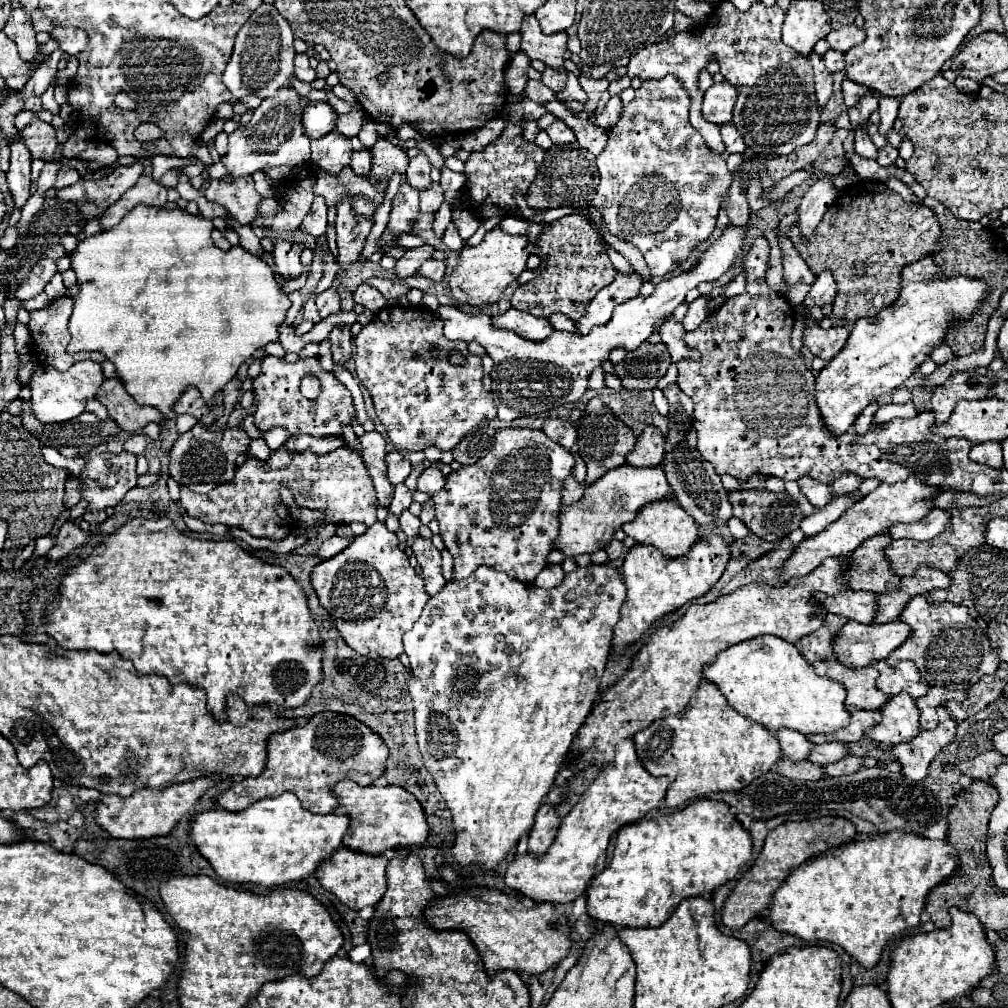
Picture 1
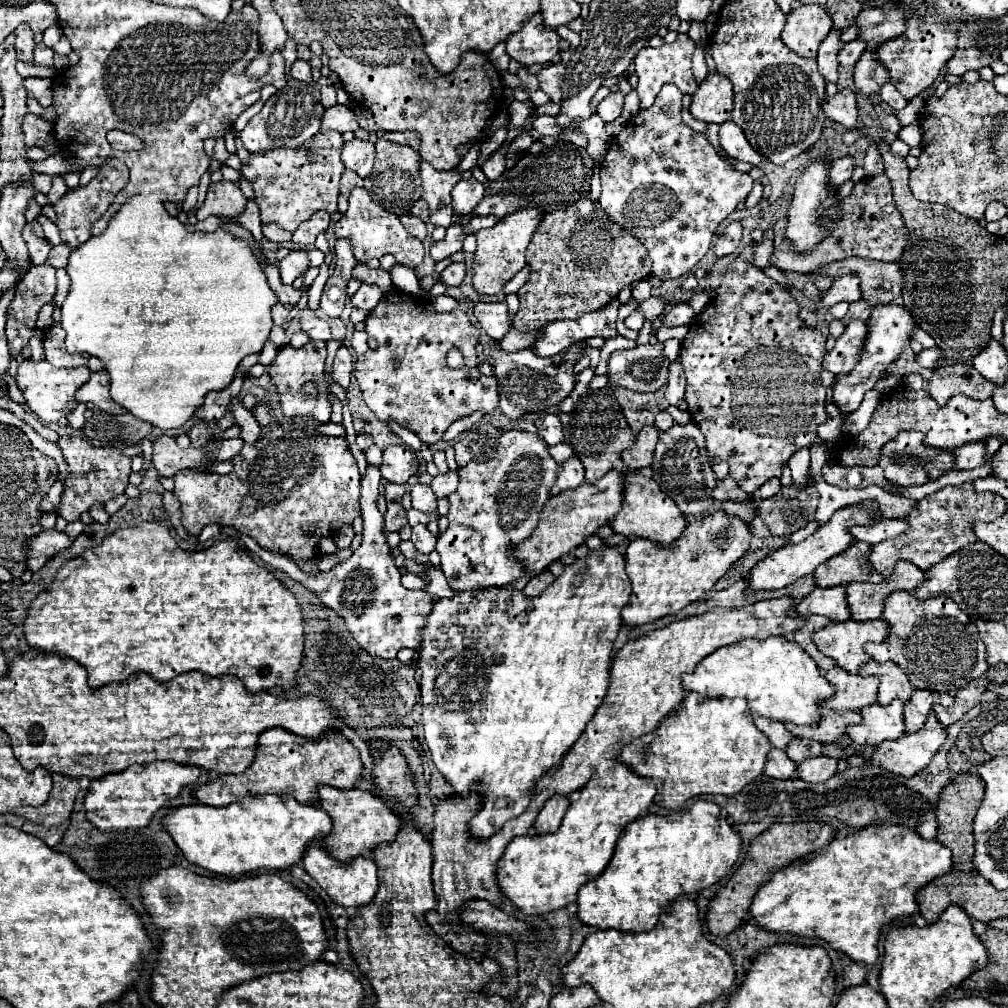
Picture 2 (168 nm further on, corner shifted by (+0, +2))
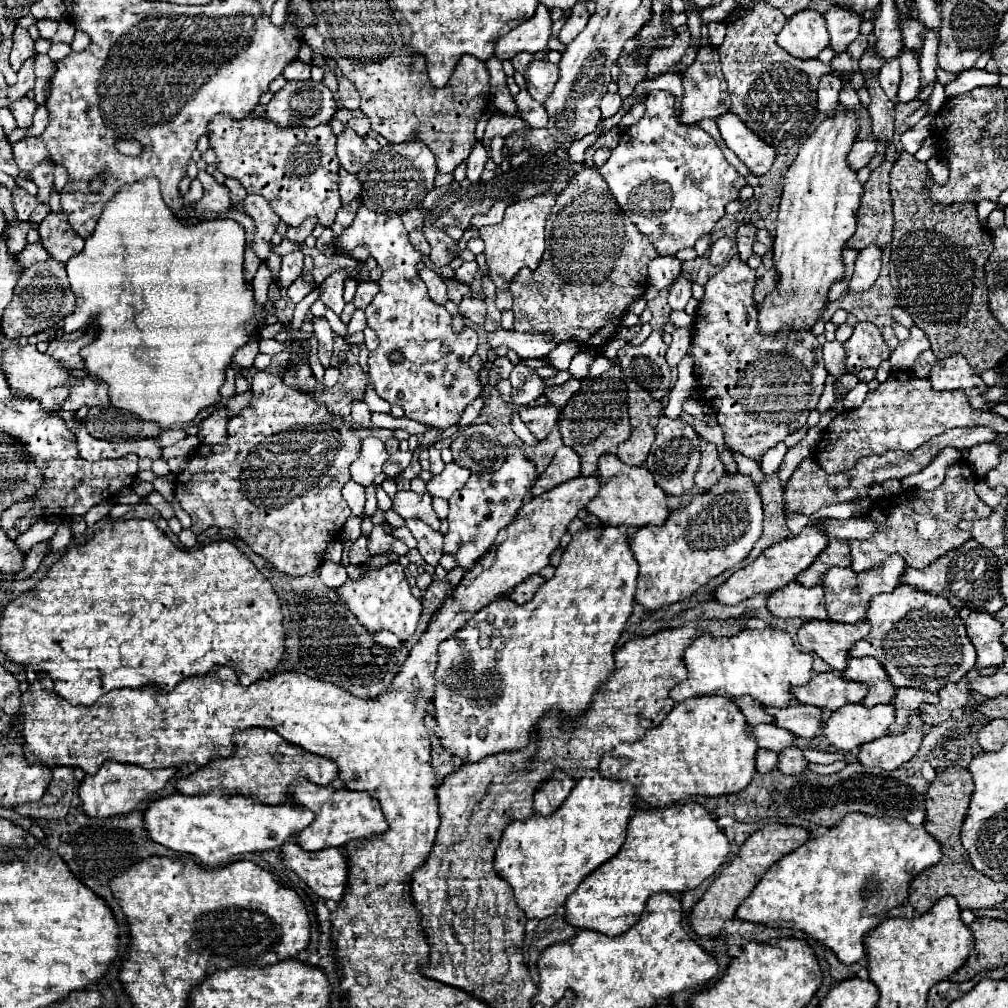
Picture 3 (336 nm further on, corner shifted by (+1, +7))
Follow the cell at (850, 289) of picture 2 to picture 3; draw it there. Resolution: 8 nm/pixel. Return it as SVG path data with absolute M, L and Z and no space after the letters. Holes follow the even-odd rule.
M865 247L863 251L859 251L855 261L855 273L849 281L847 291L849 293L867 291L879 277L879 269L881 269L881 251L877 247Z

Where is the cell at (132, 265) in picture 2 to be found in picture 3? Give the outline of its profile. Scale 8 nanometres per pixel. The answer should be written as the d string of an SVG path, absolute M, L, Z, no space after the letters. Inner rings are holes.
M145 179L143 183L137 181L137 183L131 183L131 185L125 185L105 205L93 235L89 235L85 239L83 251L77 253L75 257L71 257L65 265L67 275L69 275L69 283L71 283L71 289L73 289L77 301L75 301L73 313L69 313L69 317L65 317L65 327L63 329L67 333L73 333L73 331L81 331L83 325L87 325L87 329L83 333L95 331L95 339L89 345L85 345L79 351L79 355L83 357L85 369L89 371L89 375L93 375L97 379L103 379L109 385L109 399L115 407L119 407L123 411L131 411L145 421L155 421L161 429L171 429L173 425L181 427L185 423L191 423L201 409L219 403L219 399L221 399L219 389L225 383L225 369L231 365L233 355L247 343L247 339L259 337L261 321L267 315L267 309L255 301L253 283L249 283L245 279L243 255L245 255L245 229L237 221L233 221L233 219L213 219L213 221L201 221L197 225L181 225L179 219L165 205L157 179Z

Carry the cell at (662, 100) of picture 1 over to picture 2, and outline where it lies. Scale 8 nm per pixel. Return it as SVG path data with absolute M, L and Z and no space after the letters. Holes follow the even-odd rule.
M666 84L656 102L634 116L628 126L612 142L602 168L602 208L630 234L638 236L654 262L652 274L660 280L680 278L690 272L708 252L718 224L736 210L736 204L746 200L754 180L748 174L736 172L724 162L704 134L690 130L682 118L682 92L674 84ZM642 188L658 188L674 196L674 212L662 224L630 224L626 216L626 200Z

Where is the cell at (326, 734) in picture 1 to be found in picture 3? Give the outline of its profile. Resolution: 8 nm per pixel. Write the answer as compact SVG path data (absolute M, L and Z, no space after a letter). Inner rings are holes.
M255 727L239 731L235 735L235 743L237 743L237 753L233 755L233 759L213 759L213 763L201 767L197 773L179 779L177 791L185 795L221 791L221 793L245 795L265 805L281 805L291 799L289 785L293 785L293 781L299 777L305 777L317 785L331 785L339 777L337 765L331 759L313 755L305 749L299 749L297 745L287 743L273 729Z

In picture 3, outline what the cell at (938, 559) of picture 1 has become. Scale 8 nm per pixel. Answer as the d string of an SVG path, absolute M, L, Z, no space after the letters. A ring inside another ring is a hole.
M965 461L953 465L945 473L945 481L935 491L903 491L899 495L889 495L877 499L869 511L869 517L877 523L879 531L867 541L849 541L851 545L851 569L869 571L879 565L887 555L899 553L909 567L925 569L937 557L963 545L971 535L957 527L961 519L985 519L991 515L987 507L975 493L975 475Z

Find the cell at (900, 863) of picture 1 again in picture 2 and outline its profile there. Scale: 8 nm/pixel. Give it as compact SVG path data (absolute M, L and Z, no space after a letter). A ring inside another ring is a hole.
M874 822L842 840L834 838L826 848L778 870L754 896L750 916L764 930L820 938L826 940L834 950L844 952L854 962L874 964L878 960L880 930L896 918L912 916L918 908L914 900L916 890L920 890L926 882L944 876L950 870L950 864L950 850L936 840L924 840L914 830L898 824L882 822L882 826L878 826Z

